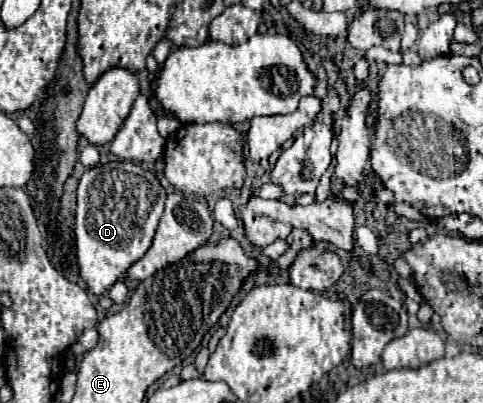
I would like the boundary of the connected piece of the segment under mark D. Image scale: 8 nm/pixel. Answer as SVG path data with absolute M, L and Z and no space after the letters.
M108 162L86 170L76 190L76 258L80 278L96 296L108 292L128 268L150 248L160 216L164 212L166 190L154 176L134 162Z

